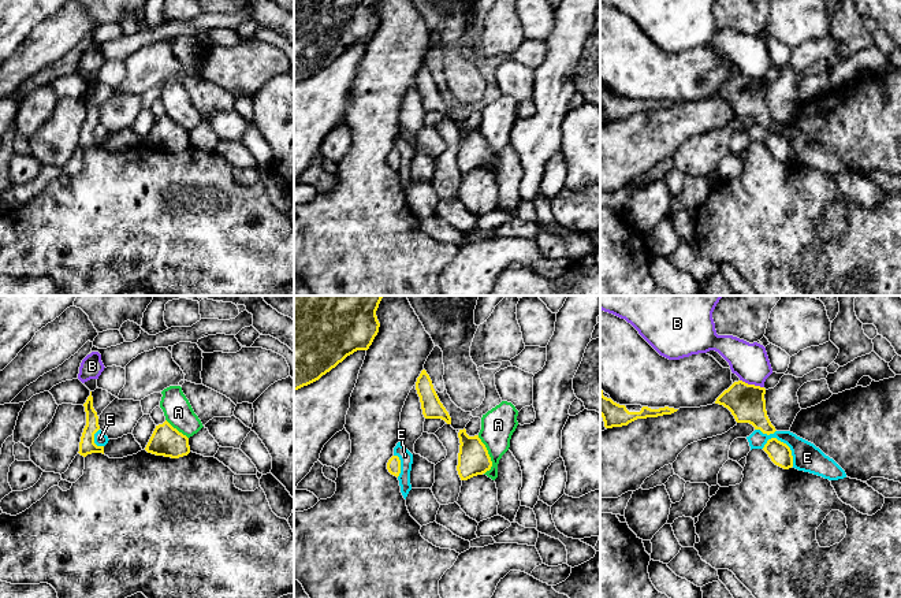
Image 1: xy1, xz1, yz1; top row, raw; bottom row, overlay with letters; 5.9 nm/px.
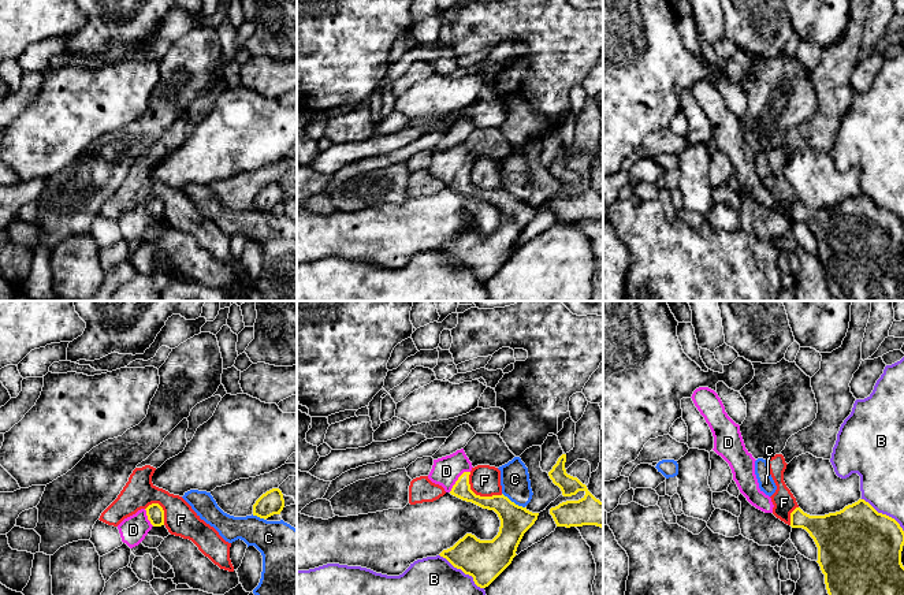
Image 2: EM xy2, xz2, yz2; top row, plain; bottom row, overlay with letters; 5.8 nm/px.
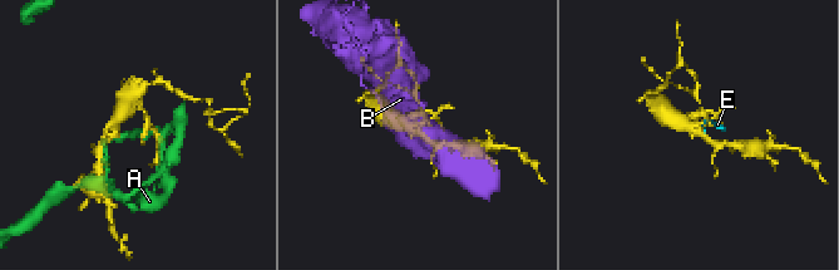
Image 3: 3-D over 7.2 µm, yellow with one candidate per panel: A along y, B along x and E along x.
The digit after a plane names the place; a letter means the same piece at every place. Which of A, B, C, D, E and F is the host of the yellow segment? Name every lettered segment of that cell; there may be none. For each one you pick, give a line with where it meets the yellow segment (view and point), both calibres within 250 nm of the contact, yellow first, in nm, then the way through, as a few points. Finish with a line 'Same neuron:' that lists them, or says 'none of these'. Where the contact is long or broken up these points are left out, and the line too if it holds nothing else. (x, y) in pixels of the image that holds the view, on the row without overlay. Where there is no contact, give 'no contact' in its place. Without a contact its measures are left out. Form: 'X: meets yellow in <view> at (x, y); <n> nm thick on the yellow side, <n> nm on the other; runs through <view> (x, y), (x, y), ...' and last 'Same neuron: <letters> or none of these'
D: meets yellow in xz2 at (458, 173); 100 nm thick on the yellow side, 160 nm on the other
Same neuron: D

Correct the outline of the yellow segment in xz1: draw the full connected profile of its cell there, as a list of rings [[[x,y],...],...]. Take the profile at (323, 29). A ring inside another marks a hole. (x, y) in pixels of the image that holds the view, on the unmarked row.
[[[294,0],[294,85],[319,74],[347,49],[368,44],[379,26],[379,0]]]

